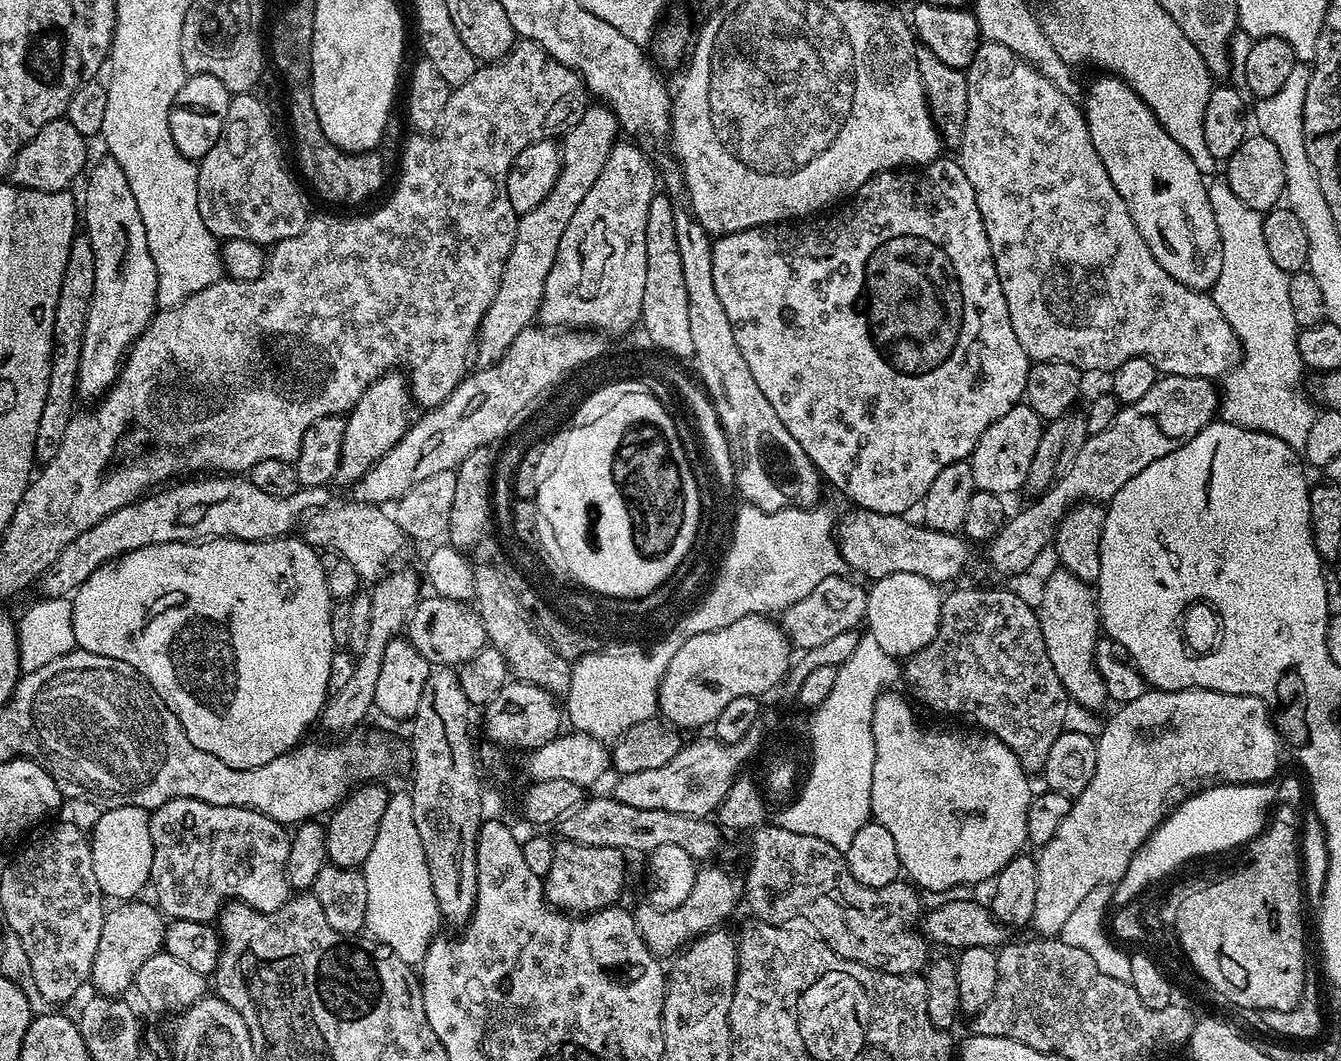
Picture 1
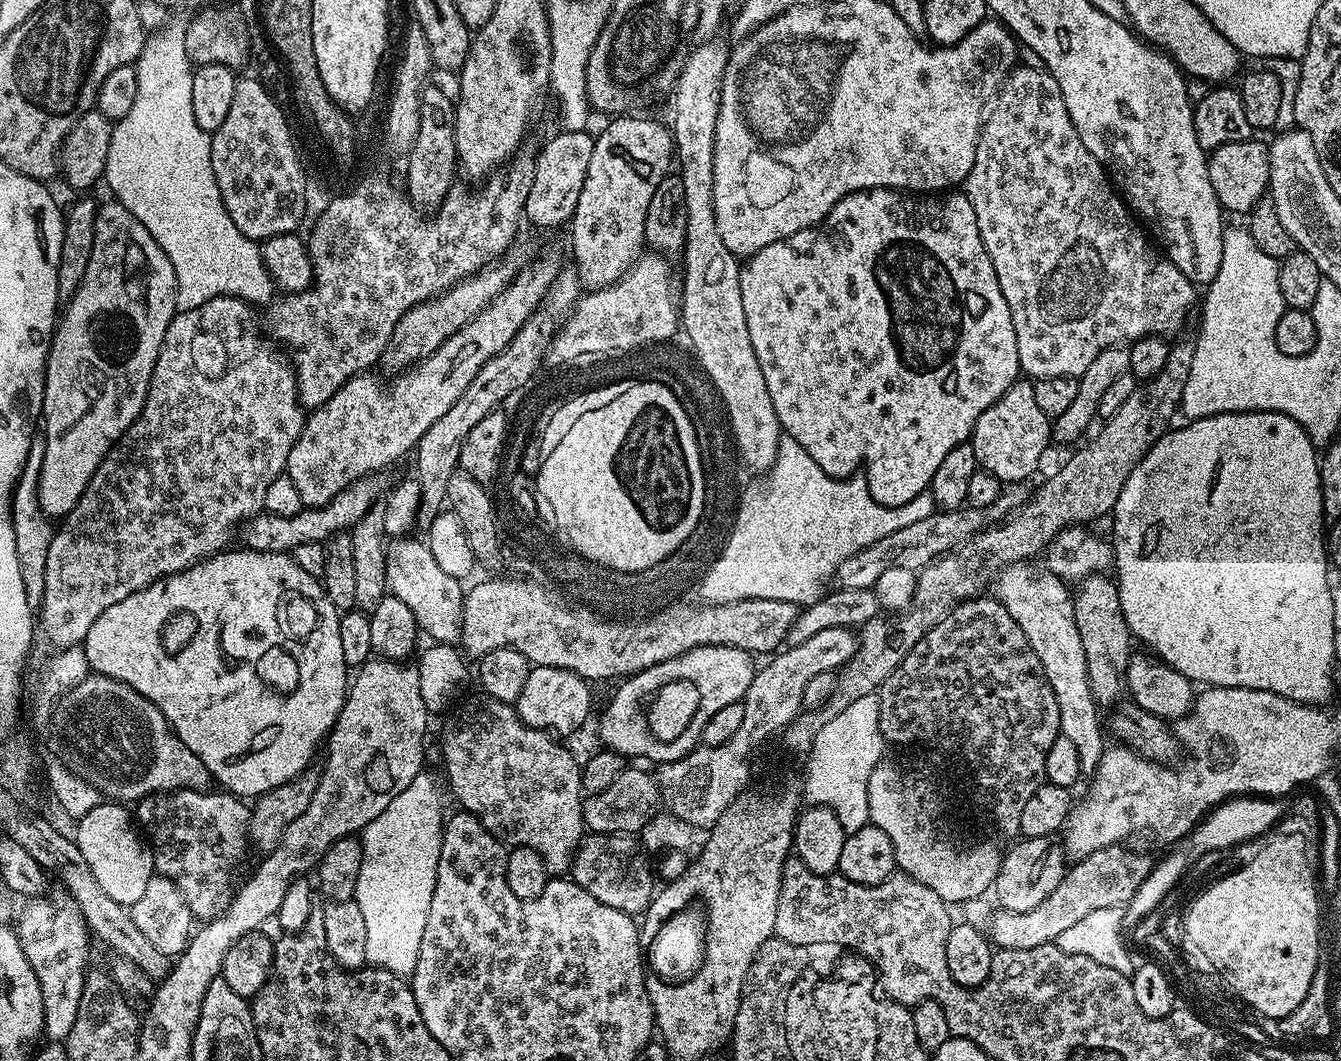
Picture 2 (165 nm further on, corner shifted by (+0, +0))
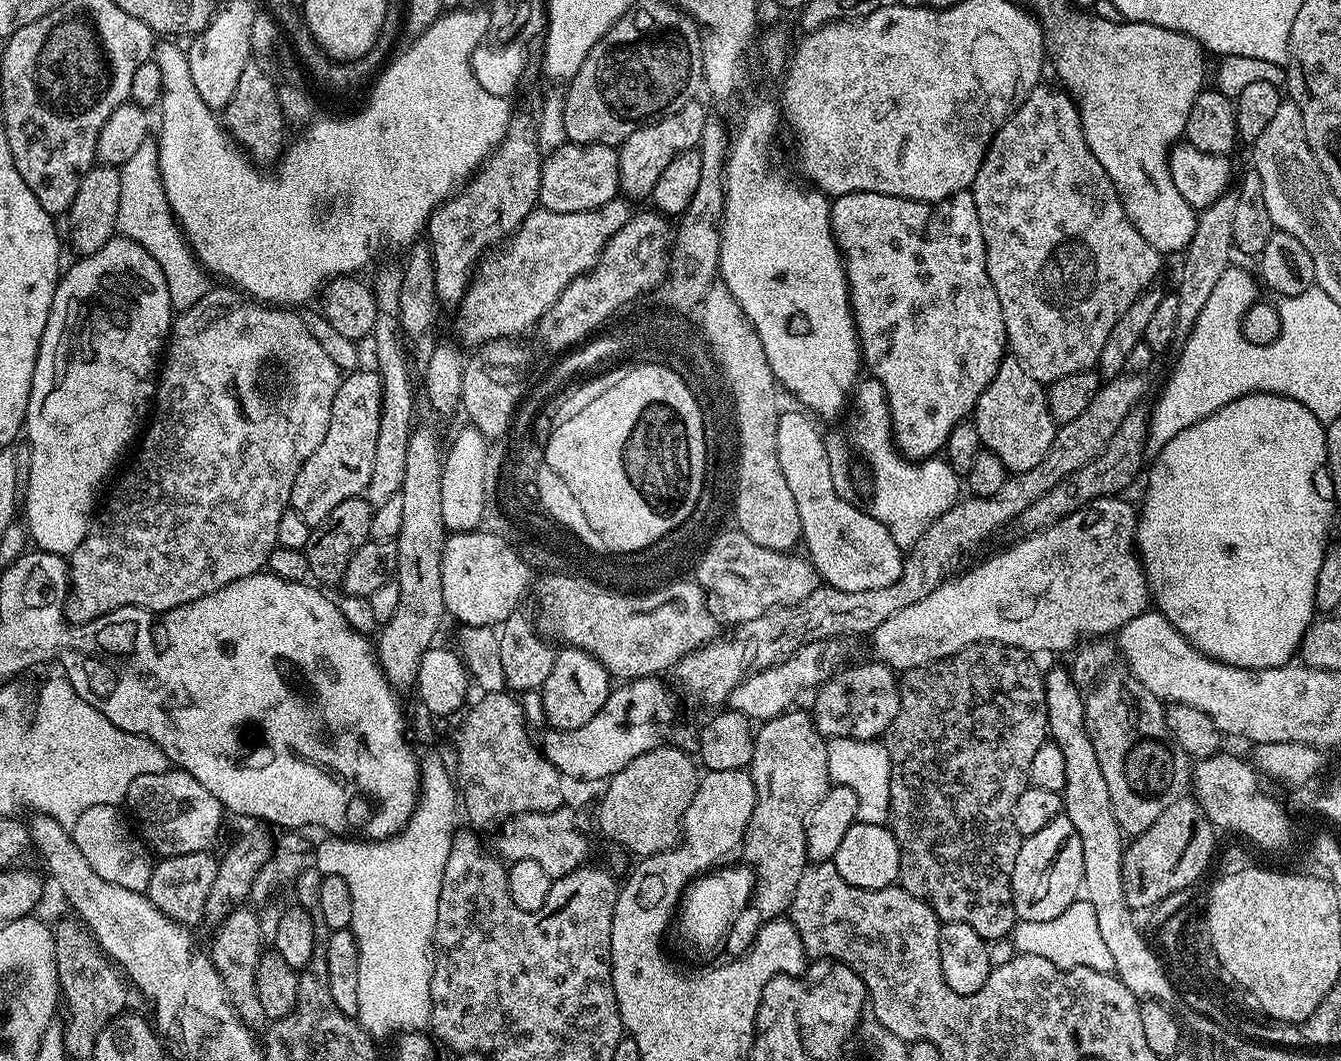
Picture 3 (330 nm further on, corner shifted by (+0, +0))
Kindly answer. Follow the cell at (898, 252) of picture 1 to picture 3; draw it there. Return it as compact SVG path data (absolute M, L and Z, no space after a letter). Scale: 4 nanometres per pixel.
M971 191L955 192L945 200L937 200L935 204L887 196L881 192L848 192L845 196L837 196L831 201L830 215L832 233L836 245L840 247L840 254L844 257L844 269L848 275L848 295L852 297L852 316L856 319L856 333L860 335L862 360L867 371L868 368L872 371L869 372L871 379L882 382L886 390L892 415L892 438L900 455L907 456L913 462L935 457L943 449L946 438L950 438L950 430L954 430L954 426L958 426L975 413L982 390L986 390L994 374L998 374L1000 361L1004 359L1006 349L1009 347L1006 322L1002 318L1002 306L998 302L994 282L990 282L990 274L986 270L986 246Z

